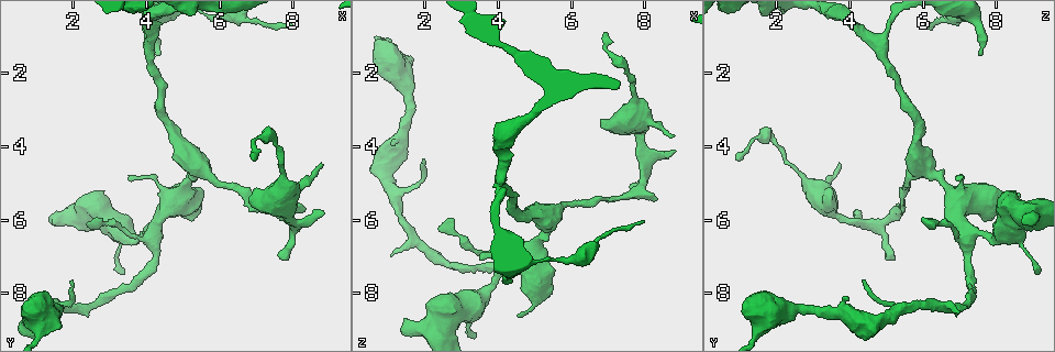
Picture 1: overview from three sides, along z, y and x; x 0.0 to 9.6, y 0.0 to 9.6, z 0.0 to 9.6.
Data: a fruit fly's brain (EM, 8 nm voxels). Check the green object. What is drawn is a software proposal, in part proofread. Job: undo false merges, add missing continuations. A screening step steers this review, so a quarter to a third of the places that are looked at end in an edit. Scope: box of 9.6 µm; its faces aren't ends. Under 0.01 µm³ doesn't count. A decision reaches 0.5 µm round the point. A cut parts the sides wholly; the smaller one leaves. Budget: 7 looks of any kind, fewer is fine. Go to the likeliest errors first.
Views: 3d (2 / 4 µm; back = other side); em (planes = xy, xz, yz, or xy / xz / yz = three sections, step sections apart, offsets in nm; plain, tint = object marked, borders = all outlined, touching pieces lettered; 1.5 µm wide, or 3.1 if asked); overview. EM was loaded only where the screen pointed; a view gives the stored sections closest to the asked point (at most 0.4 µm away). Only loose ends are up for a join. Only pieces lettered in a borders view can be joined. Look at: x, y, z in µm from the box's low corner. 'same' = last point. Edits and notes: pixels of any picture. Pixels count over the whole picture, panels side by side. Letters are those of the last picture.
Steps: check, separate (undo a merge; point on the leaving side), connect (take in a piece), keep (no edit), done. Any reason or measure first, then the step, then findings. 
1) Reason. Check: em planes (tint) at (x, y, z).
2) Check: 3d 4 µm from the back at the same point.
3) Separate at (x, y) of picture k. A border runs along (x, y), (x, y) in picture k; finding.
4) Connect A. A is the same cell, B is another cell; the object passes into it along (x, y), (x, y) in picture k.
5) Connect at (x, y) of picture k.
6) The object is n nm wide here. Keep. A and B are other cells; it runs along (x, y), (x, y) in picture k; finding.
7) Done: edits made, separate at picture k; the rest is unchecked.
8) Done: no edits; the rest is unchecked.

An open end. Check: em yz step 4 (borders) at (7.75, 7.10, 5.30).

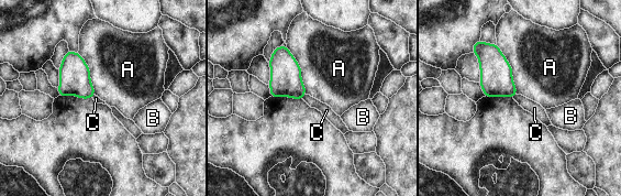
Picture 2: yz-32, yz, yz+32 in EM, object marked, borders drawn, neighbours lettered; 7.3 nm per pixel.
Check: em planes (borders) at the same point.

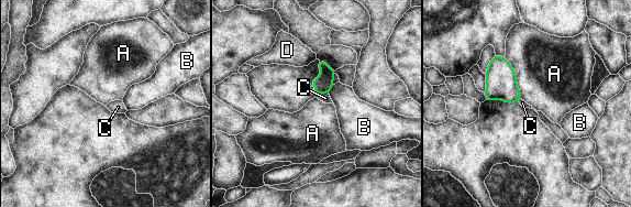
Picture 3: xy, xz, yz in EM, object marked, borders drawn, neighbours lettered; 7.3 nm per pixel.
Keep. A, B, C and D are other cells; a border runs along (505, 56), (516, 74), (521, 98) in picture 3; none of them fits.

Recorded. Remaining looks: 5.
Branch stops here. Check: em planes (borders) at (8.80, 5.75, 4.05).

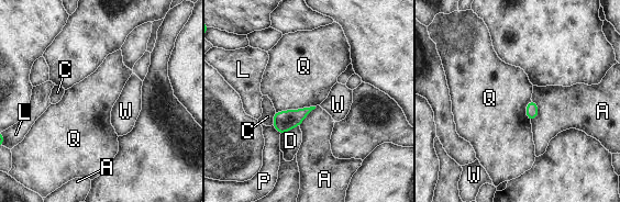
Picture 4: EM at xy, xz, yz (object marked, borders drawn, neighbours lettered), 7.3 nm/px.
The longest contact is with Q, 300 nm. Keep. A, C, D, L, P, Q and W are other cells; none of them fits.

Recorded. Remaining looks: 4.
Sharp bend. Check: 3d 4 µm at (4.70, 5.55, 7.00).

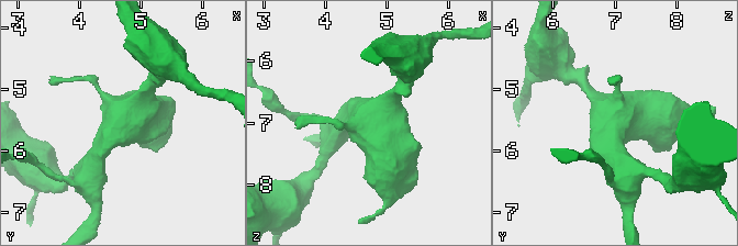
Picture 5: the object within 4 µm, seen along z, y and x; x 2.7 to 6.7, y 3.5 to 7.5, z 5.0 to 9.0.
Now the EM. Check: em xy step 4 (borders) at (4.65, 5.60, 6.90).

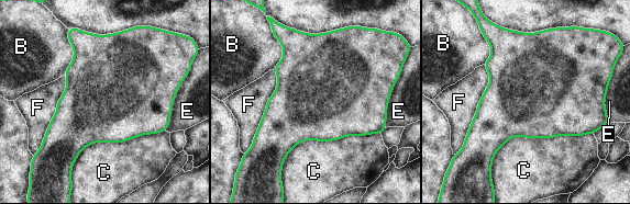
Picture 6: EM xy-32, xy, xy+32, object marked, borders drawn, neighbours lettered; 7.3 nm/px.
The object is 700 nm wide here. Keep. B, C, E and F are other cells; a border runs along (68, 33), (74, 56), (65, 76) in picture 6; one cell here.

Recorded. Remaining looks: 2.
Done: no edits; the rest is unchecked.

